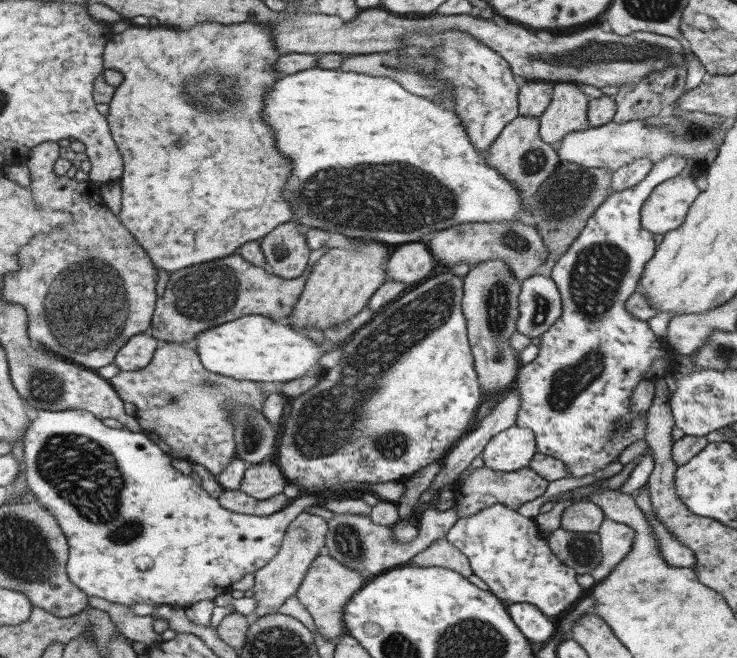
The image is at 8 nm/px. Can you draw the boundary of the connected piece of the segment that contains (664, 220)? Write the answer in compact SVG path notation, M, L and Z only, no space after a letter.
M687 173L675 174L651 189L640 206L640 224L651 235L665 235L680 226L699 193Z

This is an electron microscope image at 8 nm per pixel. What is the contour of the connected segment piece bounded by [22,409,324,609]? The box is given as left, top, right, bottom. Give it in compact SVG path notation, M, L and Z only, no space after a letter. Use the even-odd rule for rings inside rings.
M43 409L36 410L36 412L35 418L28 422L22 438L24 479L28 490L35 495L35 498L53 516L53 519L57 522L61 532L64 534L68 546L68 557L65 567L68 579L87 596L94 596L128 607L134 604L166 604L176 605L185 609L197 601L213 601L213 598L218 594L227 592L233 582L241 580L241 577L245 576L245 574L251 574L259 570L275 556L282 543L282 536L287 525L302 512L303 508L311 505L322 506L324 501L323 498L318 496L315 503L313 503L313 499L309 499L306 494L300 494L279 510L279 512L275 512L270 516L252 516L233 513L219 506L217 499L209 497L207 492L201 488L200 484L197 484L190 477L176 470L171 465L171 461L169 461L170 456L166 452L163 452L152 440L149 440L143 432L129 432L125 428L115 429L107 427L90 412L83 410Z

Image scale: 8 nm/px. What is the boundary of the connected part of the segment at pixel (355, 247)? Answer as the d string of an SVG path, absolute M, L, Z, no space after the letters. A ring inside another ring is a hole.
M349 240L349 245L345 248L327 248L328 251L321 256L310 268L307 279L305 279L303 290L298 296L298 300L288 316L288 324L291 328L317 328L323 331L328 326L335 326L340 322L351 318L361 311L371 299L371 295L383 284L387 275L383 262L388 258L387 246L375 241Z

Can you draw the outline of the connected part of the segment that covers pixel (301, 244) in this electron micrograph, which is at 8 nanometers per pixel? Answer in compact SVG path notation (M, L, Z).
M294 221L278 224L258 245L271 275L290 280L307 268L310 249L303 230Z

